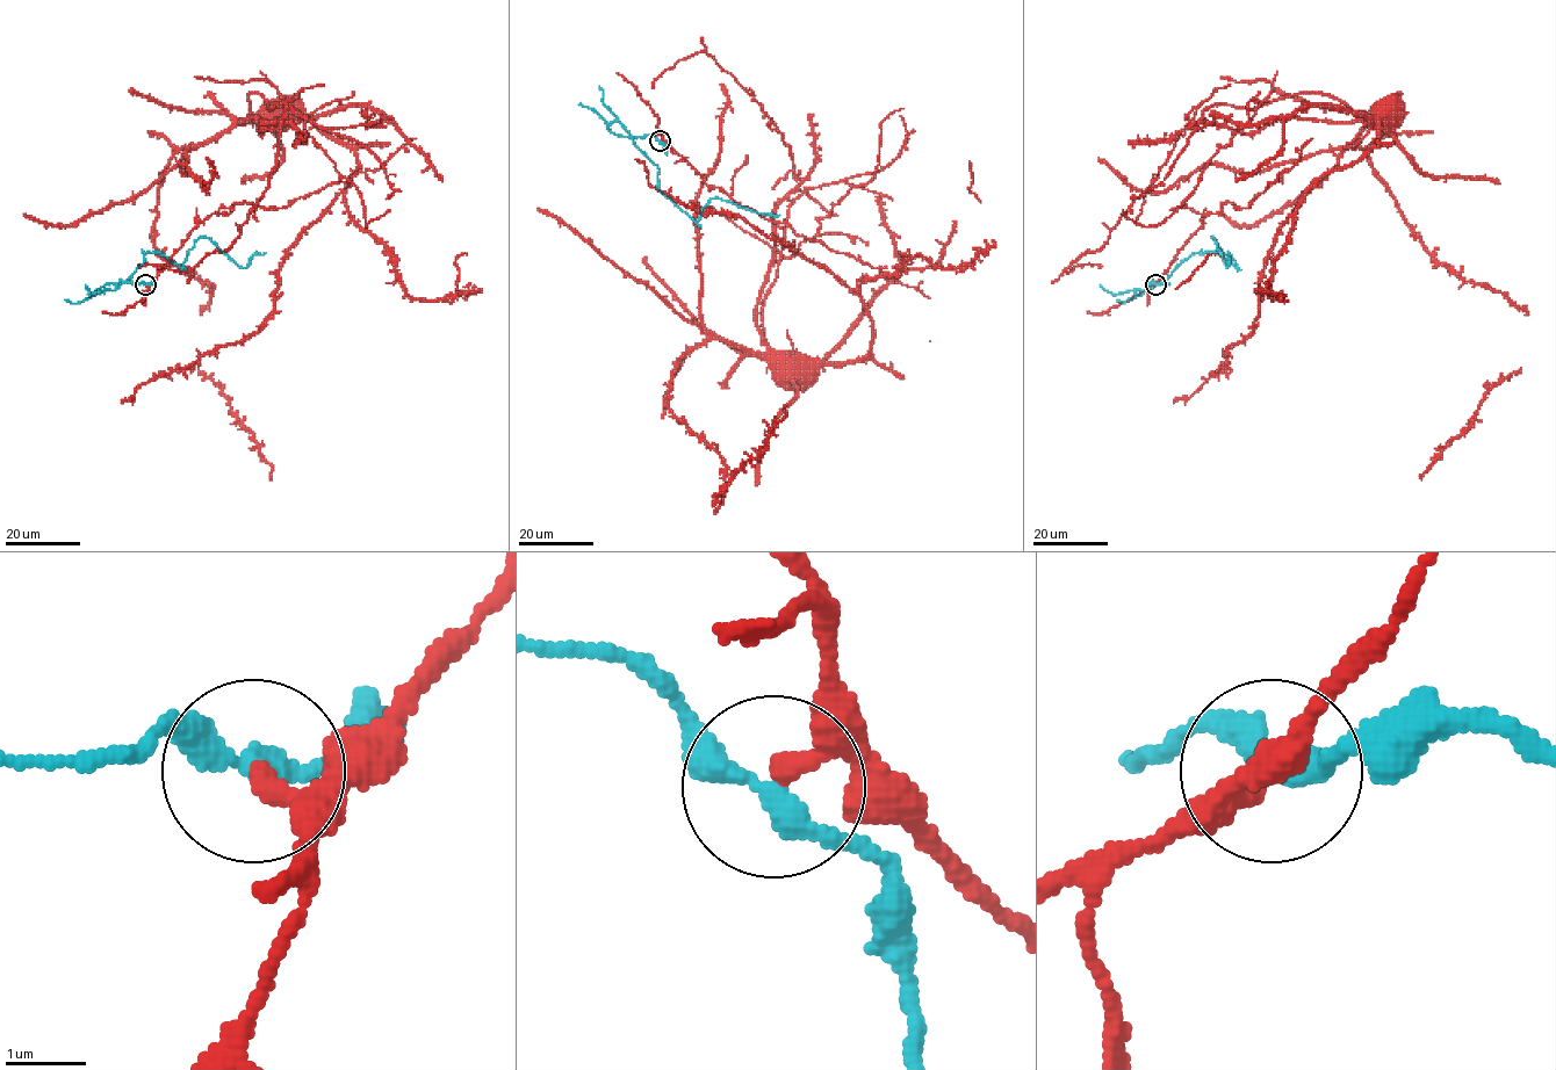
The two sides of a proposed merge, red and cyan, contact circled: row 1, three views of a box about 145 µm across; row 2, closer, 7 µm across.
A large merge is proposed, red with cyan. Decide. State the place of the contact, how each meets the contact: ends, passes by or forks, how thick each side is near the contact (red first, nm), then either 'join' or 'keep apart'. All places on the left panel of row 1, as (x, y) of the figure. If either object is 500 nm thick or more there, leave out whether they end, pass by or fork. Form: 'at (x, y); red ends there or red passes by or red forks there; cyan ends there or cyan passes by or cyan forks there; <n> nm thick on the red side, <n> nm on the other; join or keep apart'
at (145, 284); red ends there; cyan passes by; 280 nm thick on the red side, 320 nm on the other; keep apart

